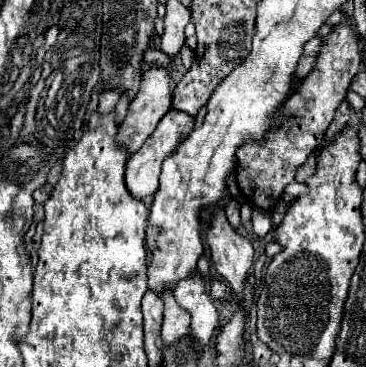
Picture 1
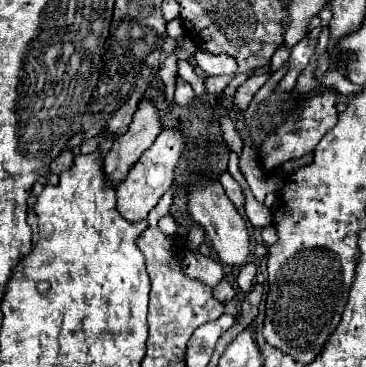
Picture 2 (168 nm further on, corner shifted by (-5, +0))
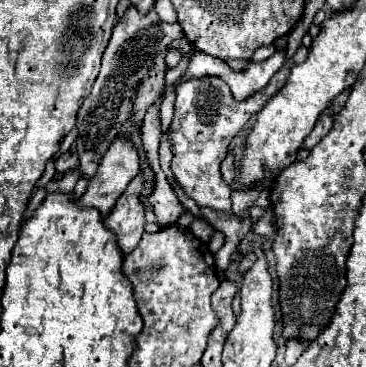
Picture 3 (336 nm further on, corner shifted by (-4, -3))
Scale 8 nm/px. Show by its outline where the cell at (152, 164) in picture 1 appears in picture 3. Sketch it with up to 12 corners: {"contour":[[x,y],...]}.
{"contour":[[140,172],[106,216],[124,254],[144,232],[144,174]]}

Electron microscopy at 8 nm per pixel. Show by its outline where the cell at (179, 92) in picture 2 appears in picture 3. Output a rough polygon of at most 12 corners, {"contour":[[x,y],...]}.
{"contour":[[308,58],[236,102],[214,76],[176,88],[172,174],[200,208],[232,214],[230,140]]}

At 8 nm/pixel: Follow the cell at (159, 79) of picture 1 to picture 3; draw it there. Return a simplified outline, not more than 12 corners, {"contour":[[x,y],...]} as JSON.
{"contour":[[118,136],[82,194],[104,216],[140,172],[130,136]]}

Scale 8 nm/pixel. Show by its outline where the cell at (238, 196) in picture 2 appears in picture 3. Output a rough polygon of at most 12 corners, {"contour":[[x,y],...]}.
{"contour":[[228,154],[222,162],[222,178],[232,186],[234,170],[234,154]]}

